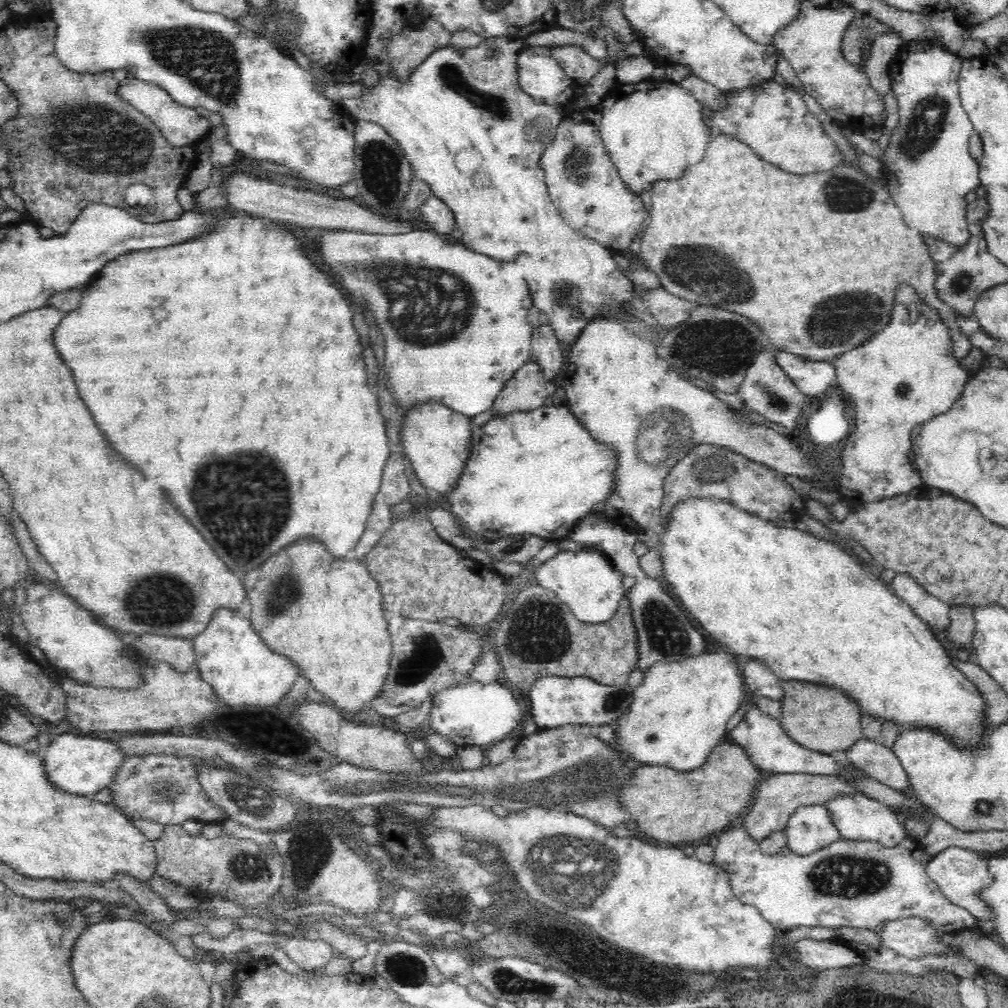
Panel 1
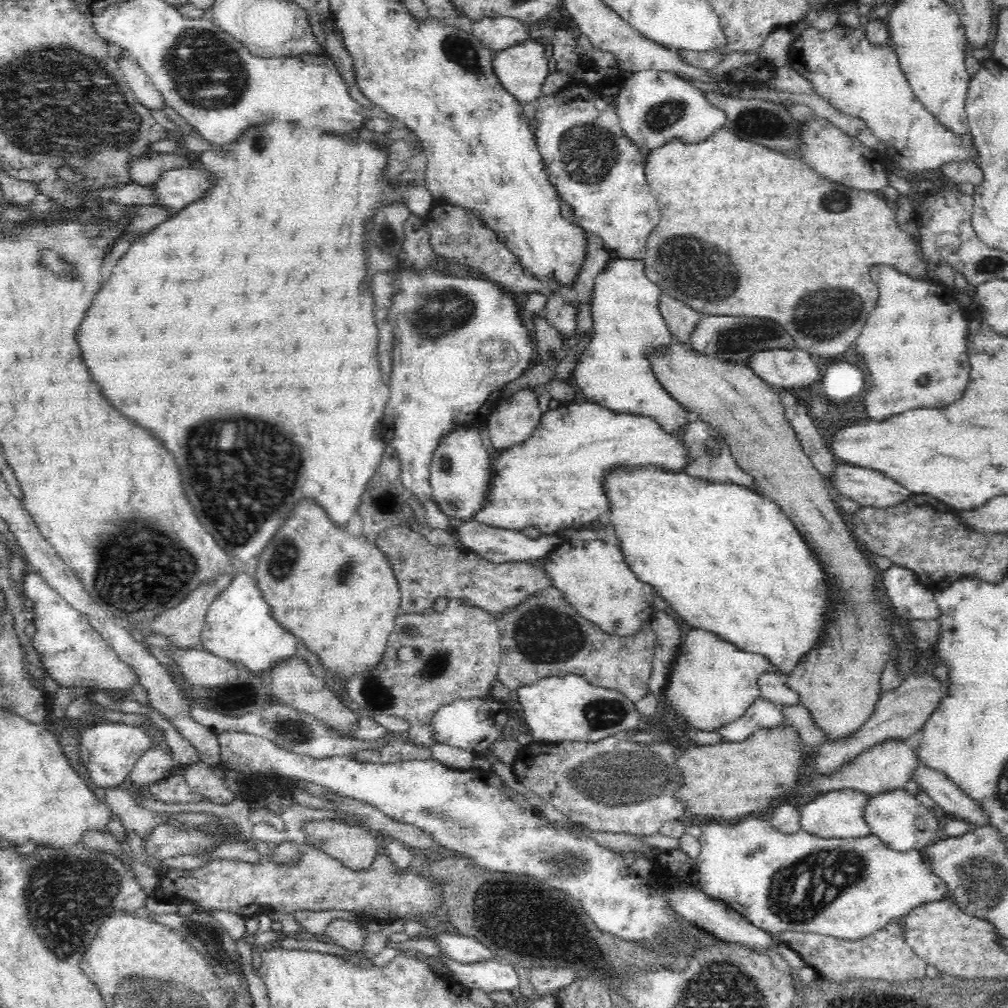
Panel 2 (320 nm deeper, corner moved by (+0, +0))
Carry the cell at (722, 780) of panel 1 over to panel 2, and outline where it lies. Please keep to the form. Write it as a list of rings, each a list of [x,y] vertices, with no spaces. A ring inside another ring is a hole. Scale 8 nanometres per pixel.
[[[786,723],[781,727],[757,730],[753,732],[753,736],[740,743],[722,741],[712,746],[681,751],[676,765],[682,771],[682,786],[678,788],[676,799],[680,799],[687,806],[688,814],[697,816],[703,822],[737,823],[752,812],[769,807],[774,798],[798,787],[798,771],[802,770],[800,764],[803,758],[800,743],[798,729]]]

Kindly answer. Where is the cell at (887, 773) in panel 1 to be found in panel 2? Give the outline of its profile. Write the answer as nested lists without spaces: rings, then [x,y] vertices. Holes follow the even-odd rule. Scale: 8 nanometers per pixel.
[[[919,764],[914,768],[911,779],[916,781],[918,787],[926,791],[935,804],[946,813],[972,825],[990,825],[989,815],[976,803],[976,799],[966,795],[960,787],[956,787],[956,783],[950,781],[944,773]]]

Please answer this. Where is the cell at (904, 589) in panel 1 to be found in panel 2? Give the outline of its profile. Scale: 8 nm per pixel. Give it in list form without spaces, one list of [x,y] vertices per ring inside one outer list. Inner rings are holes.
[[[892,565],[879,574],[879,584],[892,603],[895,616],[909,620],[937,619],[940,614],[933,590],[923,585],[908,567]]]

